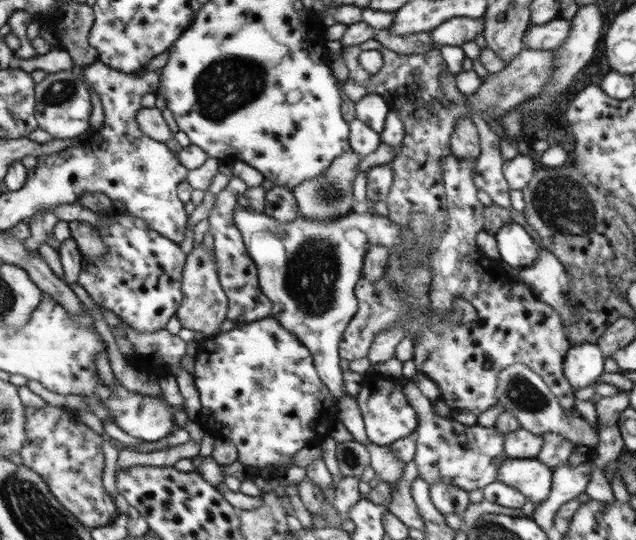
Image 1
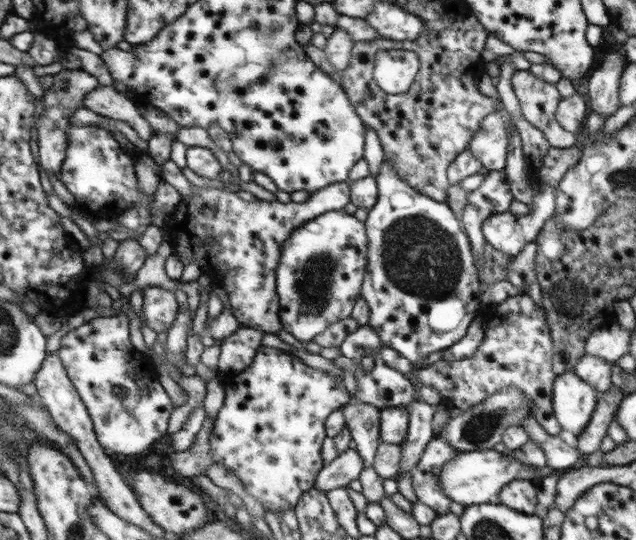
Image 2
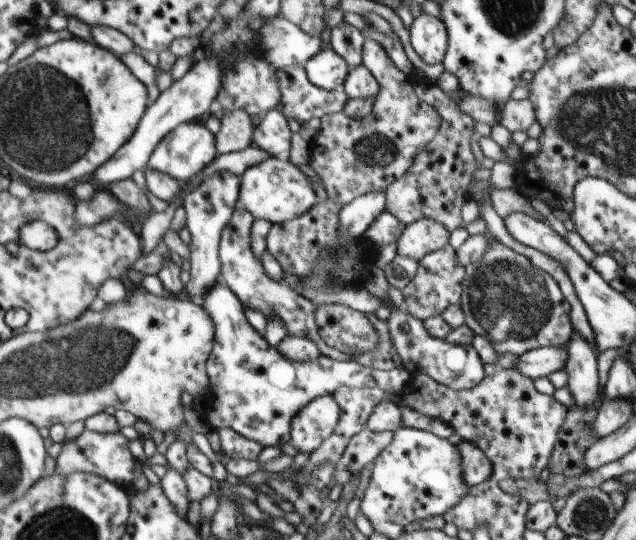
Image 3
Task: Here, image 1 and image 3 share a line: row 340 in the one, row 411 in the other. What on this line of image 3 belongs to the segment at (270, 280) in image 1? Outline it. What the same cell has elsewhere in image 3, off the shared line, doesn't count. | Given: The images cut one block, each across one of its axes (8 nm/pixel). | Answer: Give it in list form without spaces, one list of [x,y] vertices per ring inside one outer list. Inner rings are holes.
[[[325,395],[308,402],[291,423],[291,438],[298,454],[312,454],[334,433],[342,412],[332,395]]]

